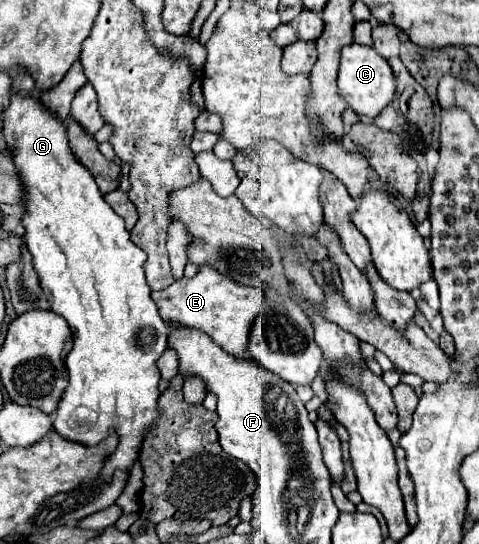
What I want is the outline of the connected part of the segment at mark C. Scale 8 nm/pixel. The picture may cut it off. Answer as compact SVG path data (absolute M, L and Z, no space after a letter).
M351 43L341 51L341 65L339 65L339 95L345 103L363 117L375 119L395 97L395 77L389 63L373 49L365 45Z

